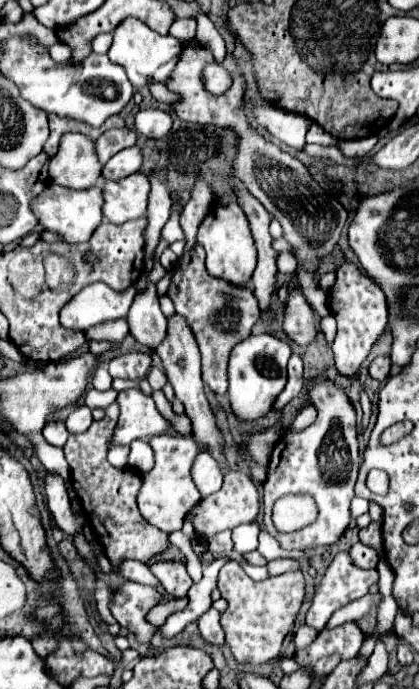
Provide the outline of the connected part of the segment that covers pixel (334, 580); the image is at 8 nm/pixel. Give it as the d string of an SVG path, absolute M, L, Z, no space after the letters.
M339 552L331 564L327 566L325 570L325 576L321 578L319 586L315 588L315 596L311 600L311 608L307 612L307 626L315 628L315 630L323 630L331 618L331 614L335 610L339 610L341 606L349 604L351 600L357 600L361 596L365 596L369 592L369 588L373 584L377 584L379 580L379 574L377 574L377 568L359 568L353 560L351 560L351 554L349 552Z

